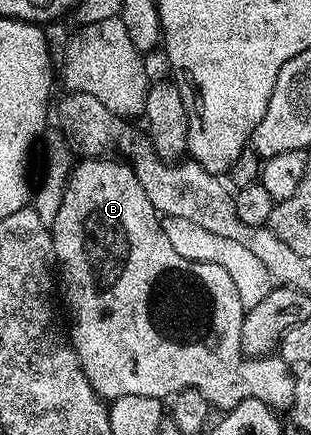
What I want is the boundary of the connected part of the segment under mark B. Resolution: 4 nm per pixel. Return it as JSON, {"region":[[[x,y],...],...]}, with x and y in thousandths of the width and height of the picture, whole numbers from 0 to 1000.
{"region":[[[267,363],[257,370],[257,377],[251,370],[232,384],[228,402],[215,409],[209,446],[196,455],[196,483],[183,483],[183,501],[170,501],[158,522],[183,625],[196,637],[203,690],[215,697],[219,713],[228,715],[222,779],[260,832],[260,851],[273,860],[273,869],[286,869],[309,906],[338,924],[402,915],[402,906],[466,906],[479,915],[524,920],[598,892],[637,892],[646,906],[659,906],[666,926],[678,931],[682,940],[701,943],[707,949],[733,947],[781,920],[836,920],[887,943],[932,940],[949,894],[949,855],[939,839],[923,837],[894,814],[797,818],[781,807],[775,749],[788,713],[775,703],[775,676],[762,676],[762,655],[749,651],[749,639],[736,639],[736,630],[723,630],[723,621],[711,621],[711,611],[582,593],[582,584],[569,584],[569,575],[556,575],[556,563],[531,540],[521,503],[502,487],[492,464],[479,464],[466,437],[453,437],[453,418],[441,418],[441,400],[421,389],[418,377],[383,363]]]}

